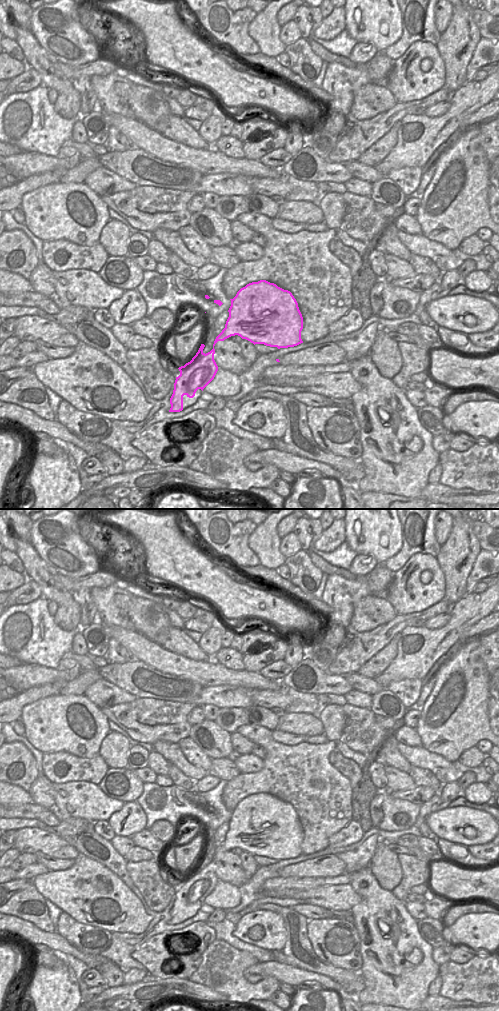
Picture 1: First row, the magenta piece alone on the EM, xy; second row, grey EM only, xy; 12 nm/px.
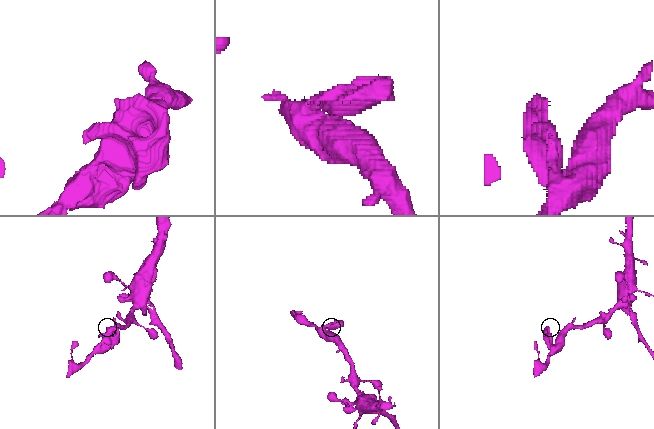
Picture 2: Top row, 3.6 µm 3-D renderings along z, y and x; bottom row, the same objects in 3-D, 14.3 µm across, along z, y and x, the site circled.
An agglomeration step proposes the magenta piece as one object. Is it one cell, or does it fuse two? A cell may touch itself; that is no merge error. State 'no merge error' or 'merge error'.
merge error

